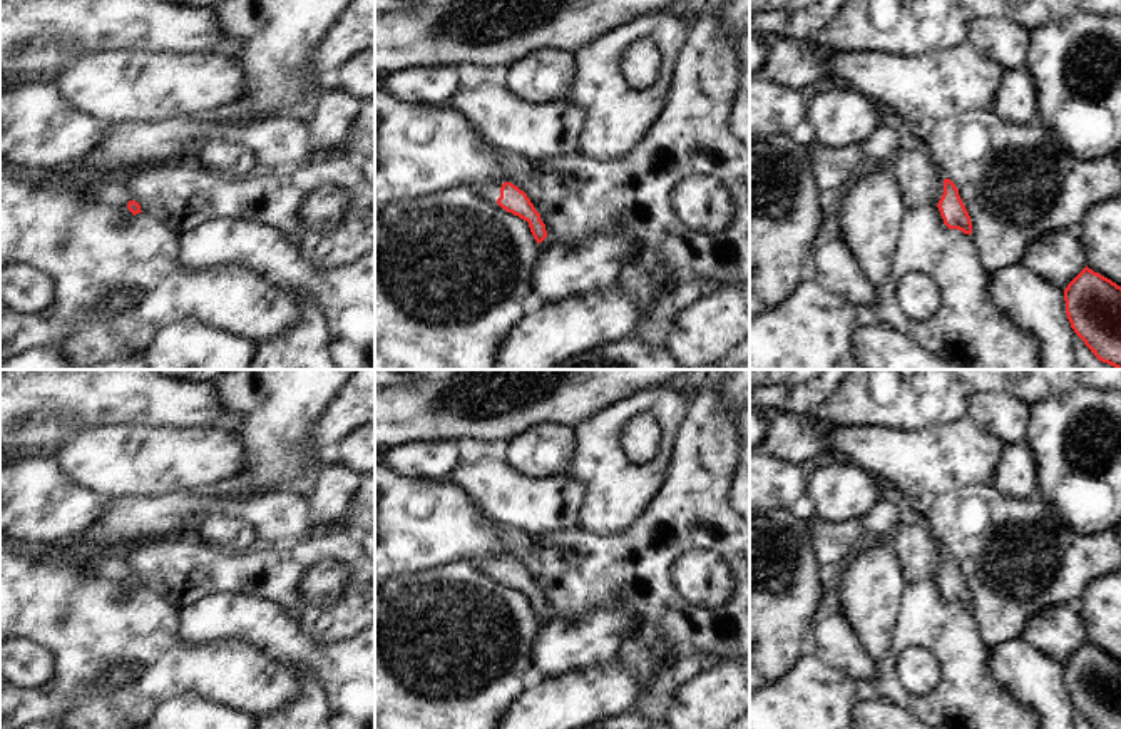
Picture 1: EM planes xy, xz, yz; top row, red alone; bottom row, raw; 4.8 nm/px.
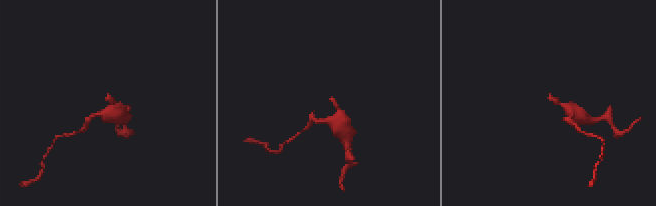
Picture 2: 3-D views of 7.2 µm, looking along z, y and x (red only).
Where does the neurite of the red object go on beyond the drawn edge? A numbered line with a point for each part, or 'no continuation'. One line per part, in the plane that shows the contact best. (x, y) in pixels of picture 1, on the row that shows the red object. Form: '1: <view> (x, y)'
1: xz (491, 189)

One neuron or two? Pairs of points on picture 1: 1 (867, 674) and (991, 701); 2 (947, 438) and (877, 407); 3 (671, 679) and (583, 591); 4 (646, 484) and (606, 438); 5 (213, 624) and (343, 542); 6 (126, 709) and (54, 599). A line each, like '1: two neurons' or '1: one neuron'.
1: two neurons
2: two neurons
3: one neuron
4: one neuron
5: two neurons
6: one neuron

